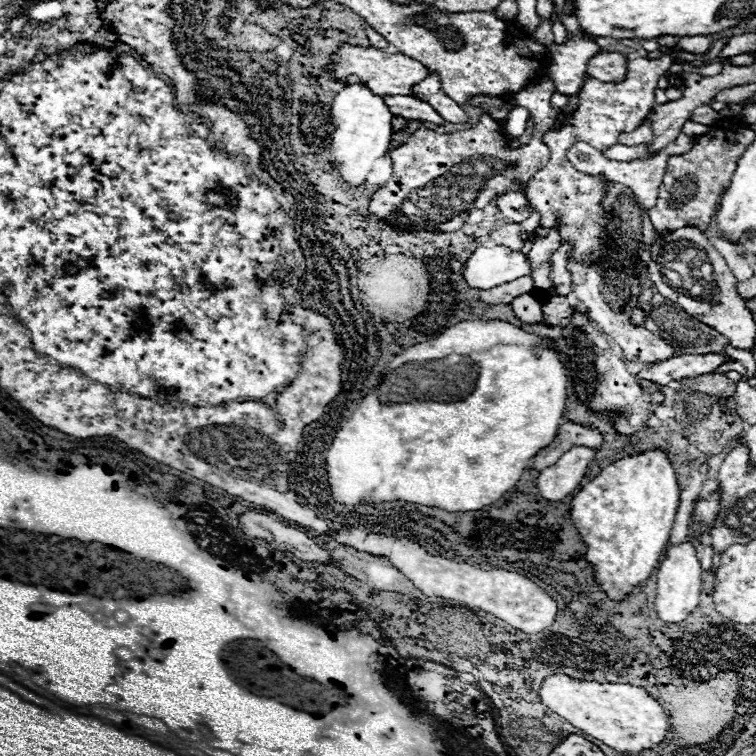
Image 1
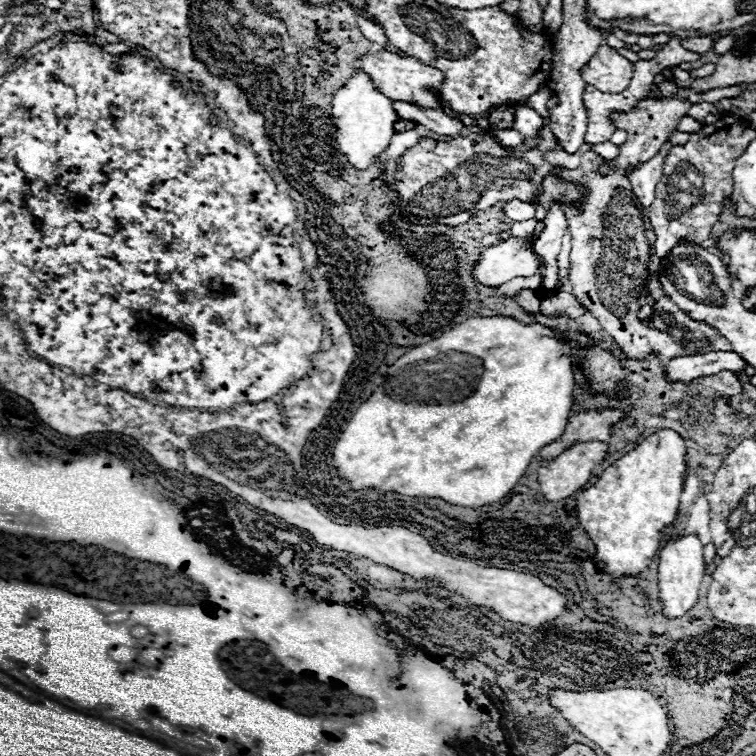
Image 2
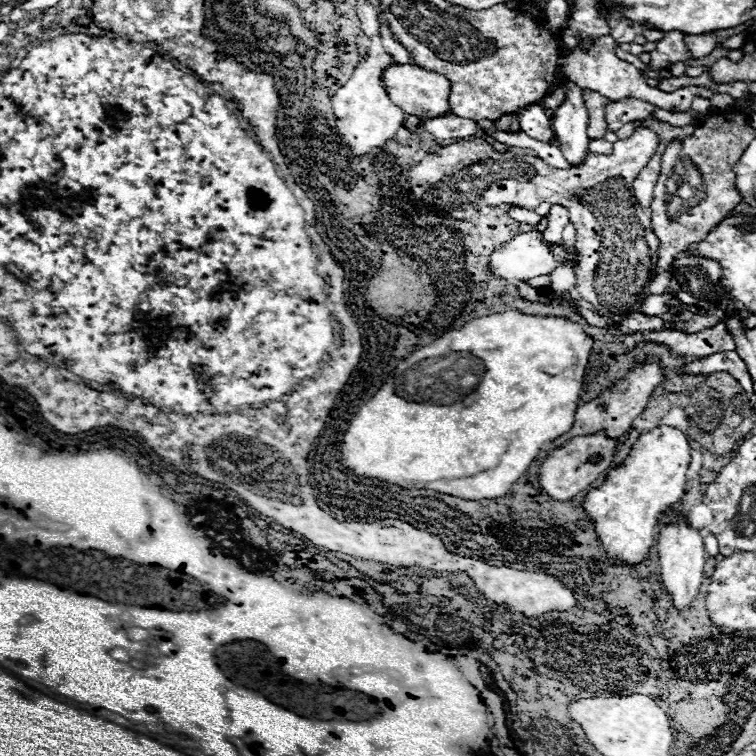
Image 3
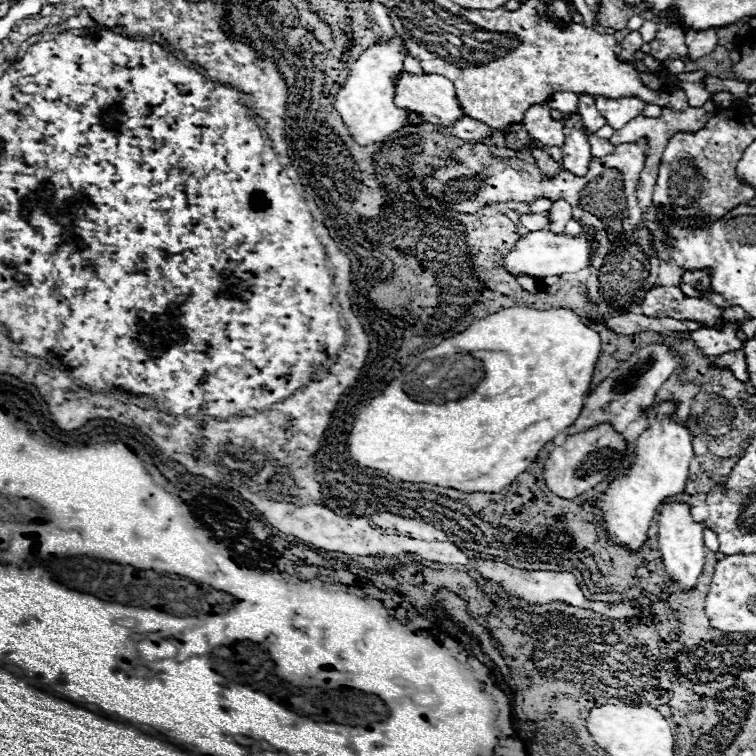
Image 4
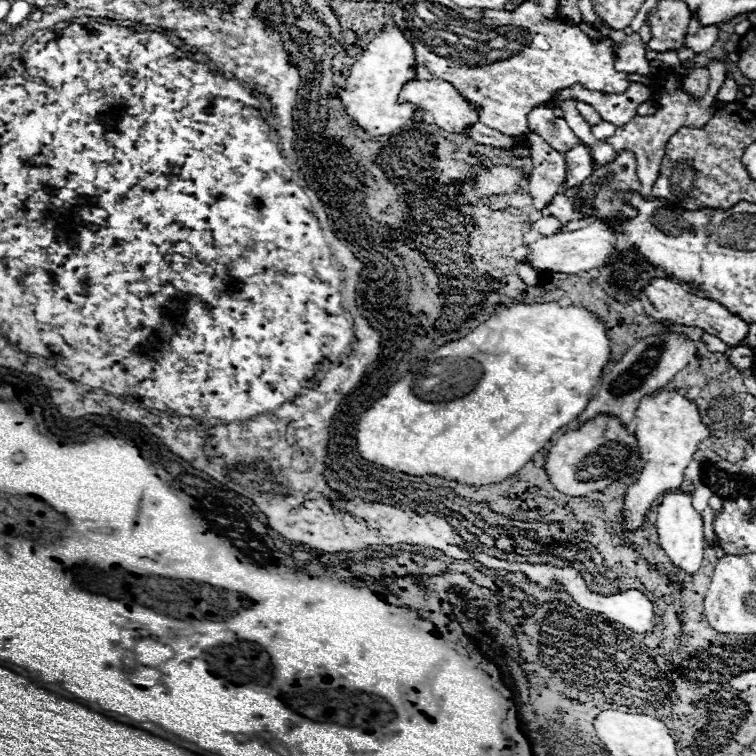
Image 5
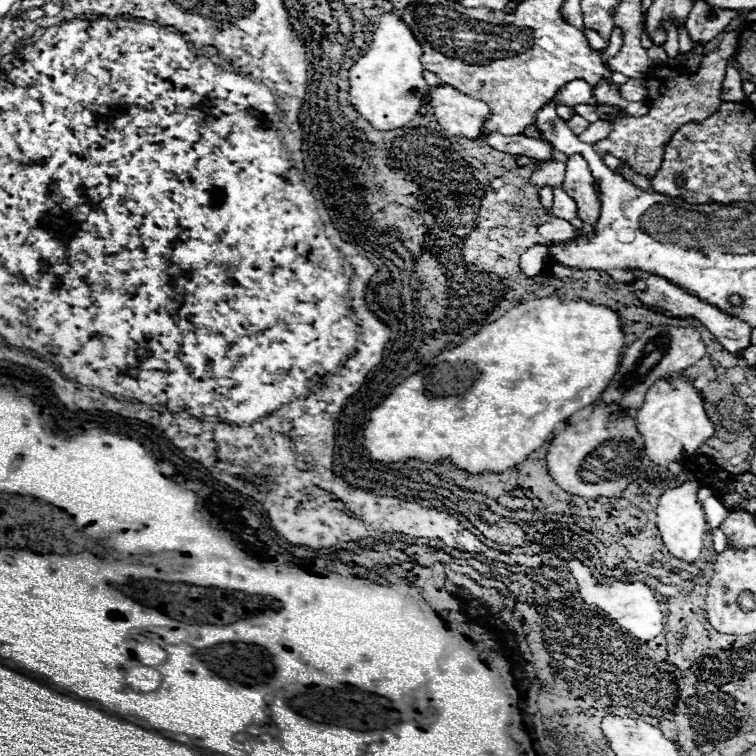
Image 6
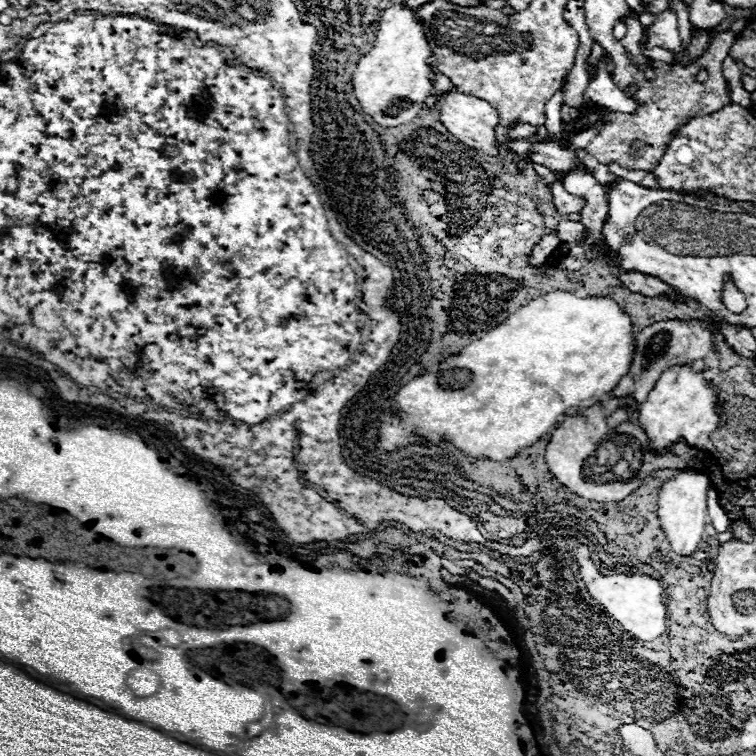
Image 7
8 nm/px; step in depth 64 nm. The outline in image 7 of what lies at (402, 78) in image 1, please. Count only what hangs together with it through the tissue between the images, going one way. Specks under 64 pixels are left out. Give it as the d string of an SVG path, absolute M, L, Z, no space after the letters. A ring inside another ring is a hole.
M458 90L446 92L446 100L440 104L440 122L466 146L498 154L498 138L494 134L498 112L486 100Z

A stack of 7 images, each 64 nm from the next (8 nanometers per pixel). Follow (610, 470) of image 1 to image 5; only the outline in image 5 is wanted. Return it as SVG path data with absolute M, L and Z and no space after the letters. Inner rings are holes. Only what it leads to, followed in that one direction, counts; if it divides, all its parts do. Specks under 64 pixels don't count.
M658 390L656 396L644 398L636 410L636 424L638 452L644 460L644 466L636 474L636 482L632 482L624 494L624 504L620 508L624 530L638 530L646 522L646 512L650 510L654 500L682 486L684 470L688 468L698 442L708 438L708 428L700 422L696 404L688 402L678 392Z

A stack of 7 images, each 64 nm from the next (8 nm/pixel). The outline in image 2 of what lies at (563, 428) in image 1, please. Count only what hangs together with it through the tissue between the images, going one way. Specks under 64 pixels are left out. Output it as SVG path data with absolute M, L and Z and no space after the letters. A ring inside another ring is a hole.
M604 410L600 414L596 412L584 412L584 414L572 414L568 420L568 426L564 428L564 434L544 446L540 454L540 462L548 464L552 462L558 454L562 454L568 446L574 442L608 442L610 440L610 424L622 416L620 410Z

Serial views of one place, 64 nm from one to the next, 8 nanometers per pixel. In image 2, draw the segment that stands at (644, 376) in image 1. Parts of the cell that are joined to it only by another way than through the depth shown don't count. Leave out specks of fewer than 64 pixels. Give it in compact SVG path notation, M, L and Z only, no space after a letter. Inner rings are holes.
M706 352L694 356L676 356L668 360L664 376L668 382L690 382L700 376L718 374L722 370L740 374L741 383L749 383L745 372L745 362L736 352Z

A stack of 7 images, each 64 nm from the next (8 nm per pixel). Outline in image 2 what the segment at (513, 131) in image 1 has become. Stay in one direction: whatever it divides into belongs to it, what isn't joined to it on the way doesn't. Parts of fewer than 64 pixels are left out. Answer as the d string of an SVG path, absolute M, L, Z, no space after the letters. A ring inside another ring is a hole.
M516 106L516 112L514 112L514 124L512 128L518 130L520 134L524 136L536 136L538 130L542 126L542 118L540 114L536 114L532 108L528 106Z

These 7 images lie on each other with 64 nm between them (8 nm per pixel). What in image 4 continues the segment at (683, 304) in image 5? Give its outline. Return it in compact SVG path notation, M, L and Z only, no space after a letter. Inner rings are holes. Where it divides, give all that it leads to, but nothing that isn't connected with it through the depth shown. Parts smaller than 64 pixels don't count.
M678 286L652 288L642 302L642 312L646 316L662 318L670 316L676 320L698 320L710 328L718 328L724 322L720 320L722 310L706 298L684 298Z

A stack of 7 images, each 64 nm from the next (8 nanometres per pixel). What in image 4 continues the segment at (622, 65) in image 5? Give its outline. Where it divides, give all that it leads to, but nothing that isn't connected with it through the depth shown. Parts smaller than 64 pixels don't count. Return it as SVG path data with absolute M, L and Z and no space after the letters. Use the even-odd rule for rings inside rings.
M626 36L626 38L620 42L620 48L622 48L620 56L622 56L622 60L626 62L628 58L634 58L634 50L638 50L642 44L644 44L642 36Z

